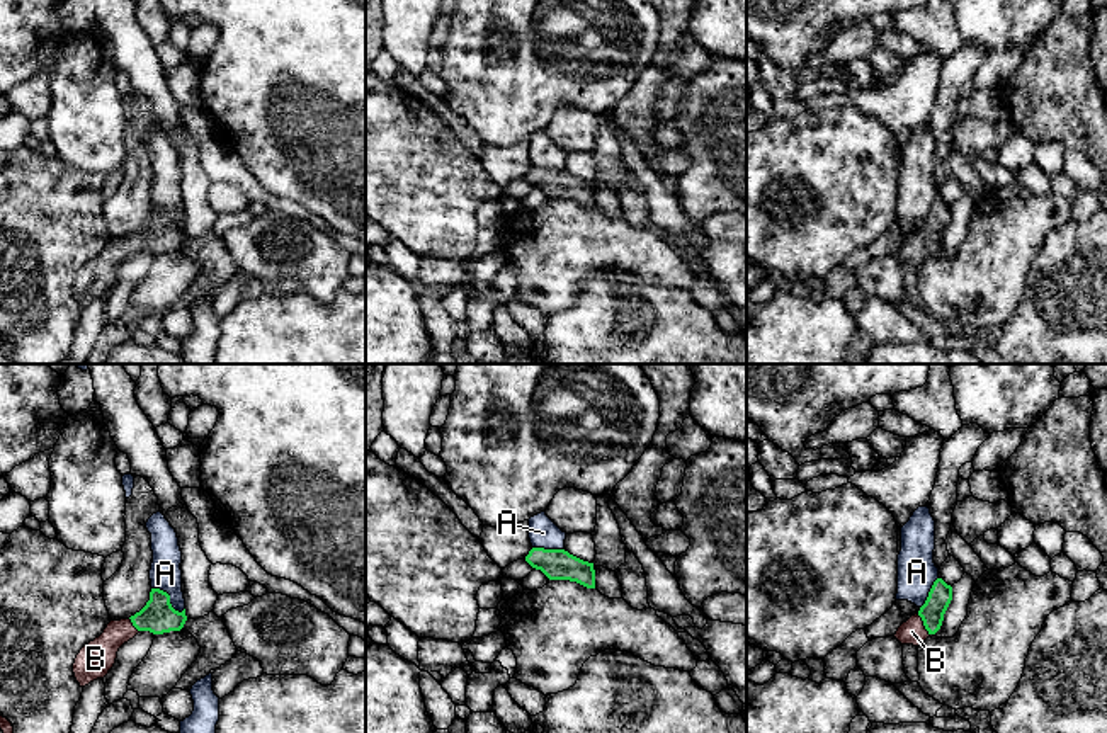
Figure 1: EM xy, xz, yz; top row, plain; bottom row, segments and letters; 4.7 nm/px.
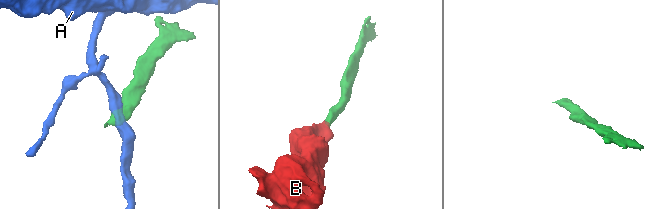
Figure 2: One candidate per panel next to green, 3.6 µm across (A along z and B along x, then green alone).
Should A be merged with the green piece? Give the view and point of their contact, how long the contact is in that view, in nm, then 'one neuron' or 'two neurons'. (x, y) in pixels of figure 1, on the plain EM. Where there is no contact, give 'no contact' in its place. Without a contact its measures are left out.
xy (169, 218) | 190 nm | two neurons

